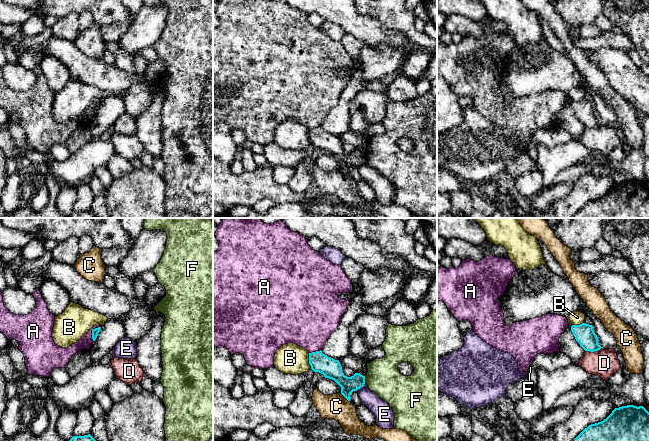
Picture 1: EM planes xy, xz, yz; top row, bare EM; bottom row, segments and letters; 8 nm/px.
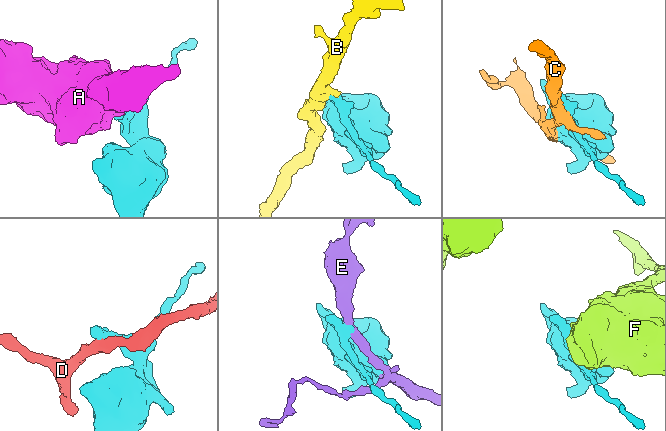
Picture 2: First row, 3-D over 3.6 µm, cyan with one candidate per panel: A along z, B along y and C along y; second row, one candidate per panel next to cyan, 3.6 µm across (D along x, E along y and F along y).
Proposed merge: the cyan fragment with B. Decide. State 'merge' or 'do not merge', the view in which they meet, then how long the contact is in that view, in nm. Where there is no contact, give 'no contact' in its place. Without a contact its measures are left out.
do not merge; contact in xz; length 130 nm

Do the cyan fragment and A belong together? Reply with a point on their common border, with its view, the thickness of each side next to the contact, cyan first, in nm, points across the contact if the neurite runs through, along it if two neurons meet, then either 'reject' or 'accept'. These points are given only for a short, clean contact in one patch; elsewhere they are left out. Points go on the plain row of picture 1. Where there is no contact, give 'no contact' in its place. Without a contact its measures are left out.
xy (92, 108) | 50/100 nm | along xy (99, 102), (92, 106), (93, 117) | reject

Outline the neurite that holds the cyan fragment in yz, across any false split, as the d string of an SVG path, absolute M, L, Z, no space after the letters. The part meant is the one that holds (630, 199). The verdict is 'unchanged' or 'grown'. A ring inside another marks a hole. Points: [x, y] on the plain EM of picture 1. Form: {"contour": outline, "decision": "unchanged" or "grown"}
{"contour": "M643 182L615 184L606 195L585 204L573 218L649 218L649 188Z", "decision": "unchanged"}

